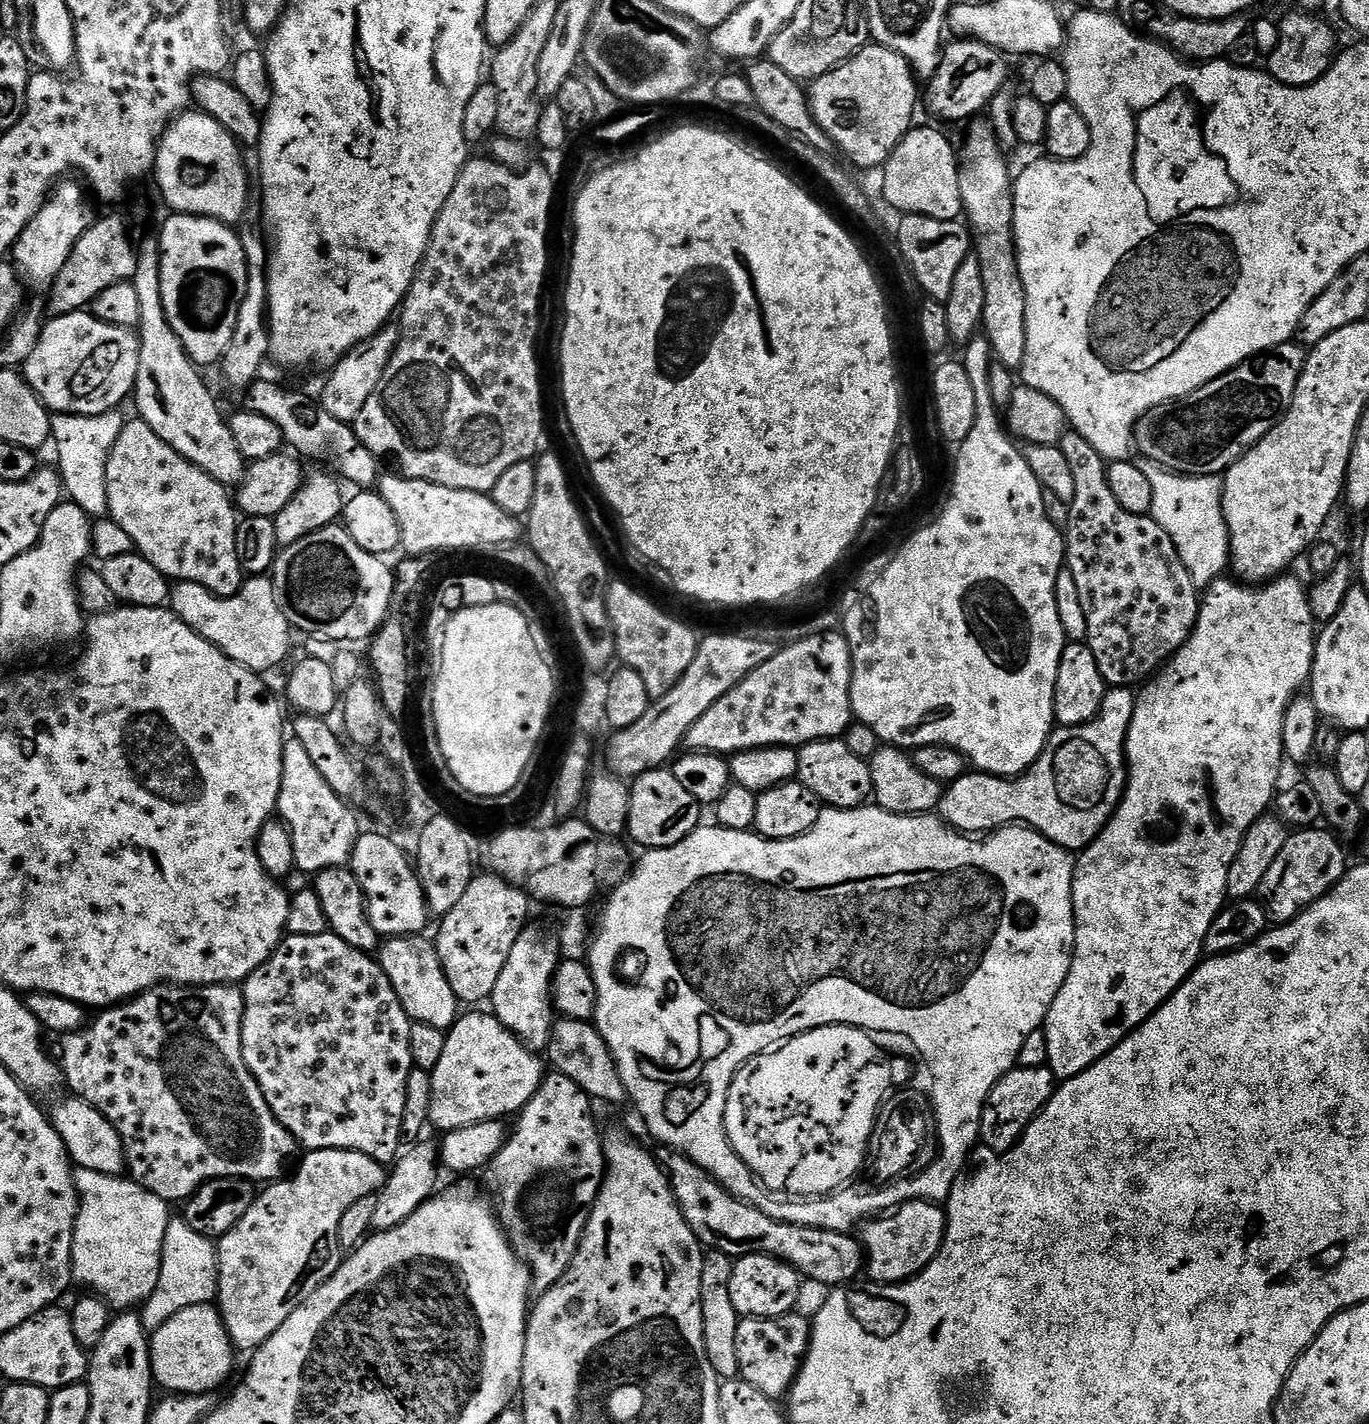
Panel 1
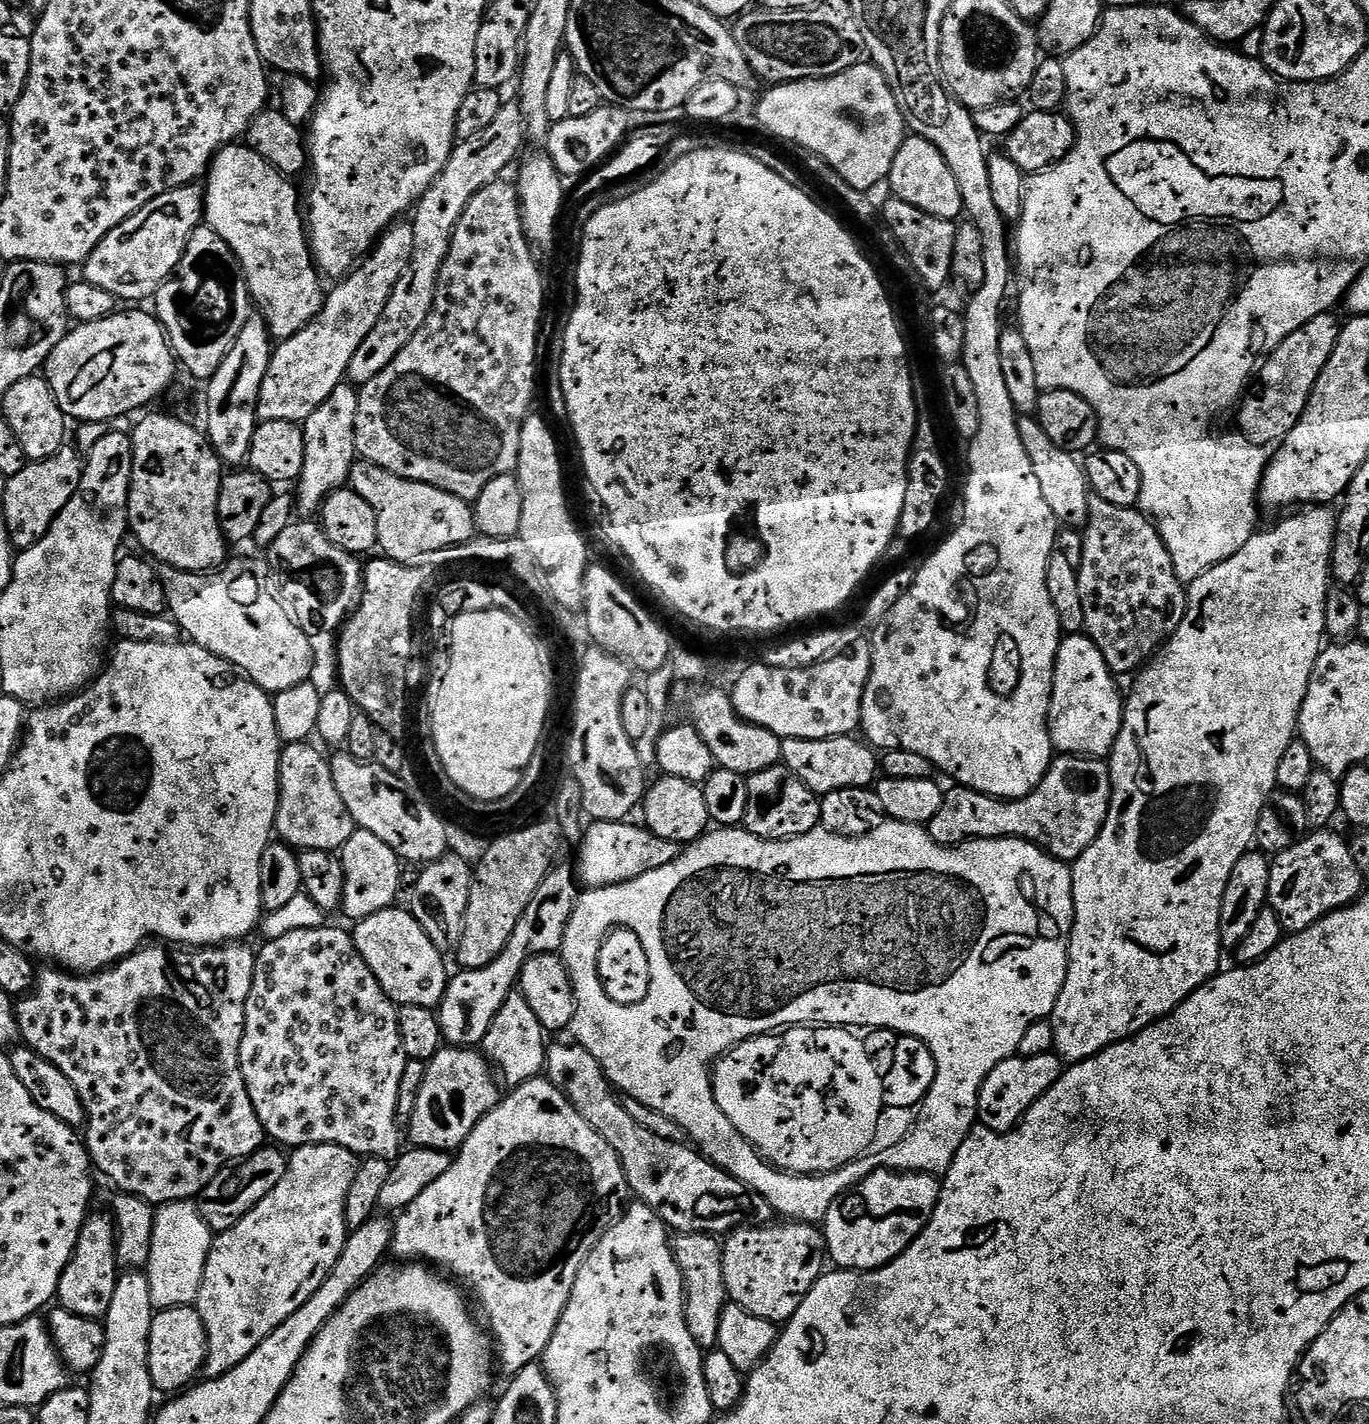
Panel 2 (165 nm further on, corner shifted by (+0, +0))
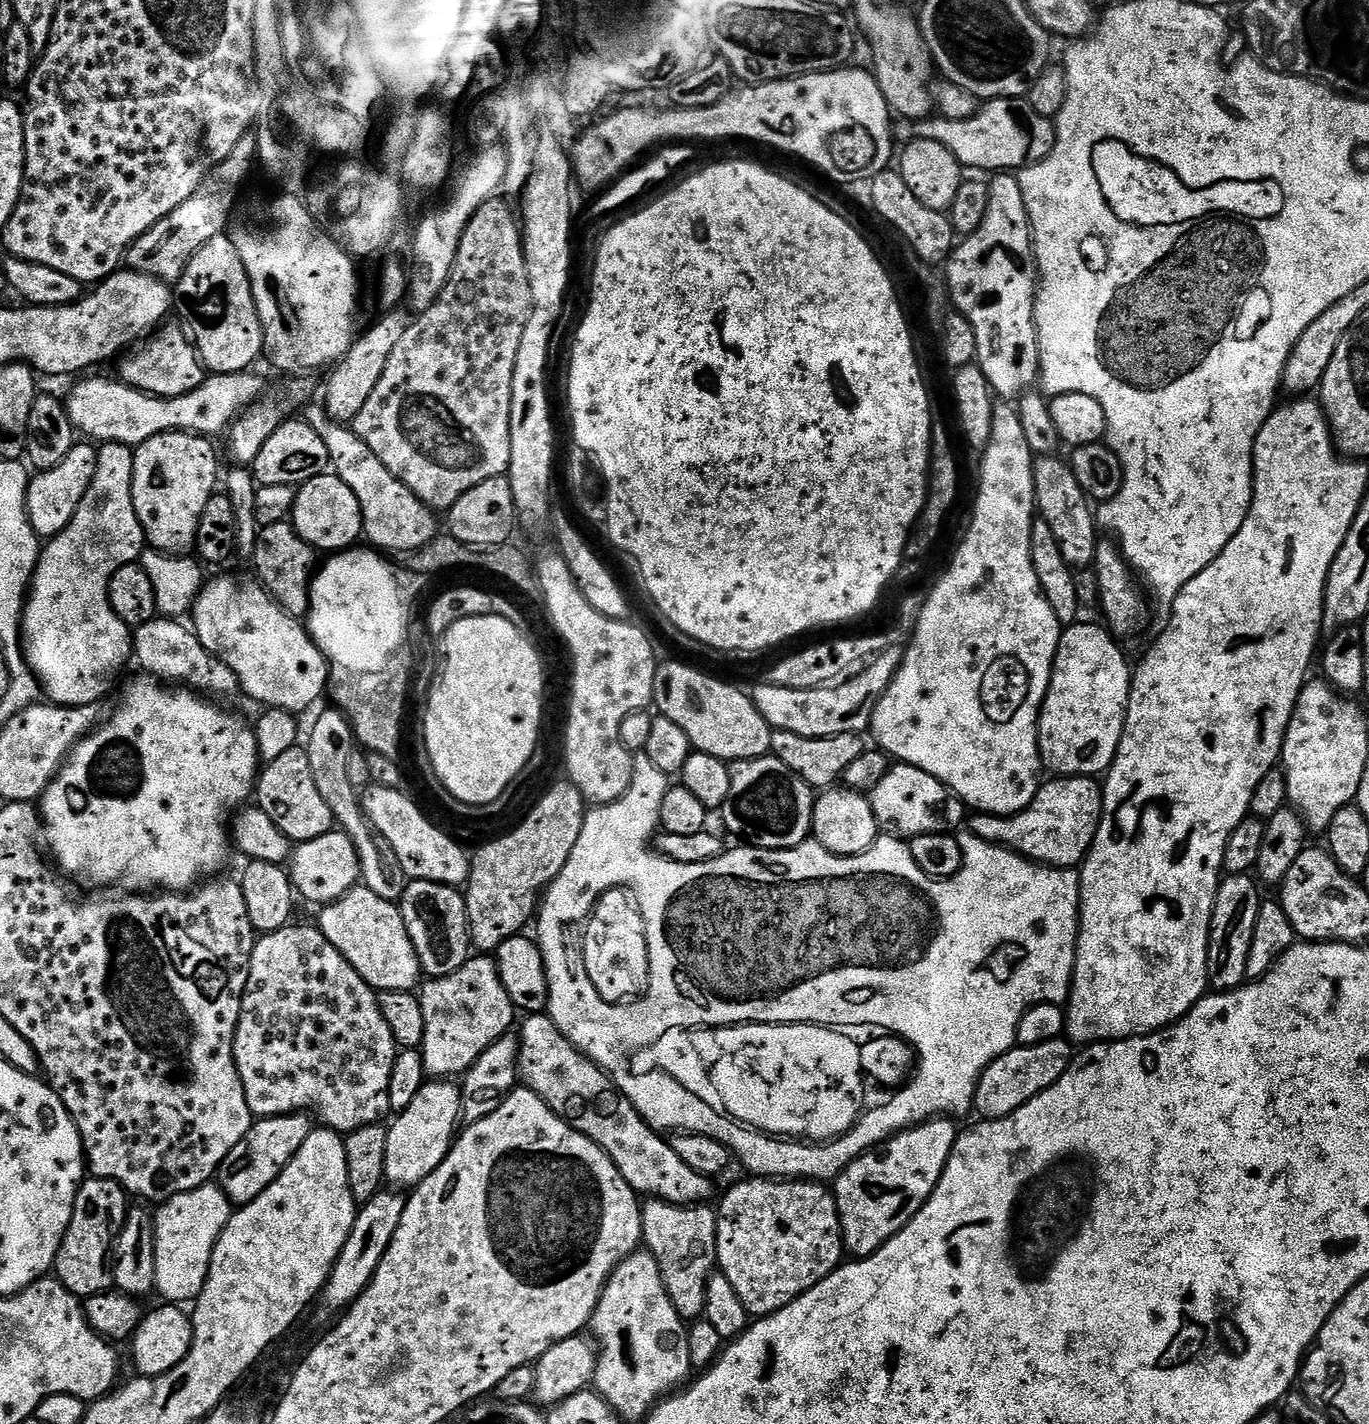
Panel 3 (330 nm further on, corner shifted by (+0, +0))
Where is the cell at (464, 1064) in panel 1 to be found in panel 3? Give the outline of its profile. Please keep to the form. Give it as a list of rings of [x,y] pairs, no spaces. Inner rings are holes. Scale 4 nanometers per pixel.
[[[444,1078],[425,1082],[422,1090],[418,1090],[414,1102],[410,1102],[410,1106],[406,1106],[406,1110],[395,1117],[396,1121],[393,1119],[387,1125],[384,1178],[389,1185],[405,1188],[404,1190],[411,1189],[425,1180],[448,1157],[458,1132],[456,1123],[459,1125],[462,1120],[460,1115],[462,1092],[457,1085],[455,1088],[452,1084],[455,1083]]]

